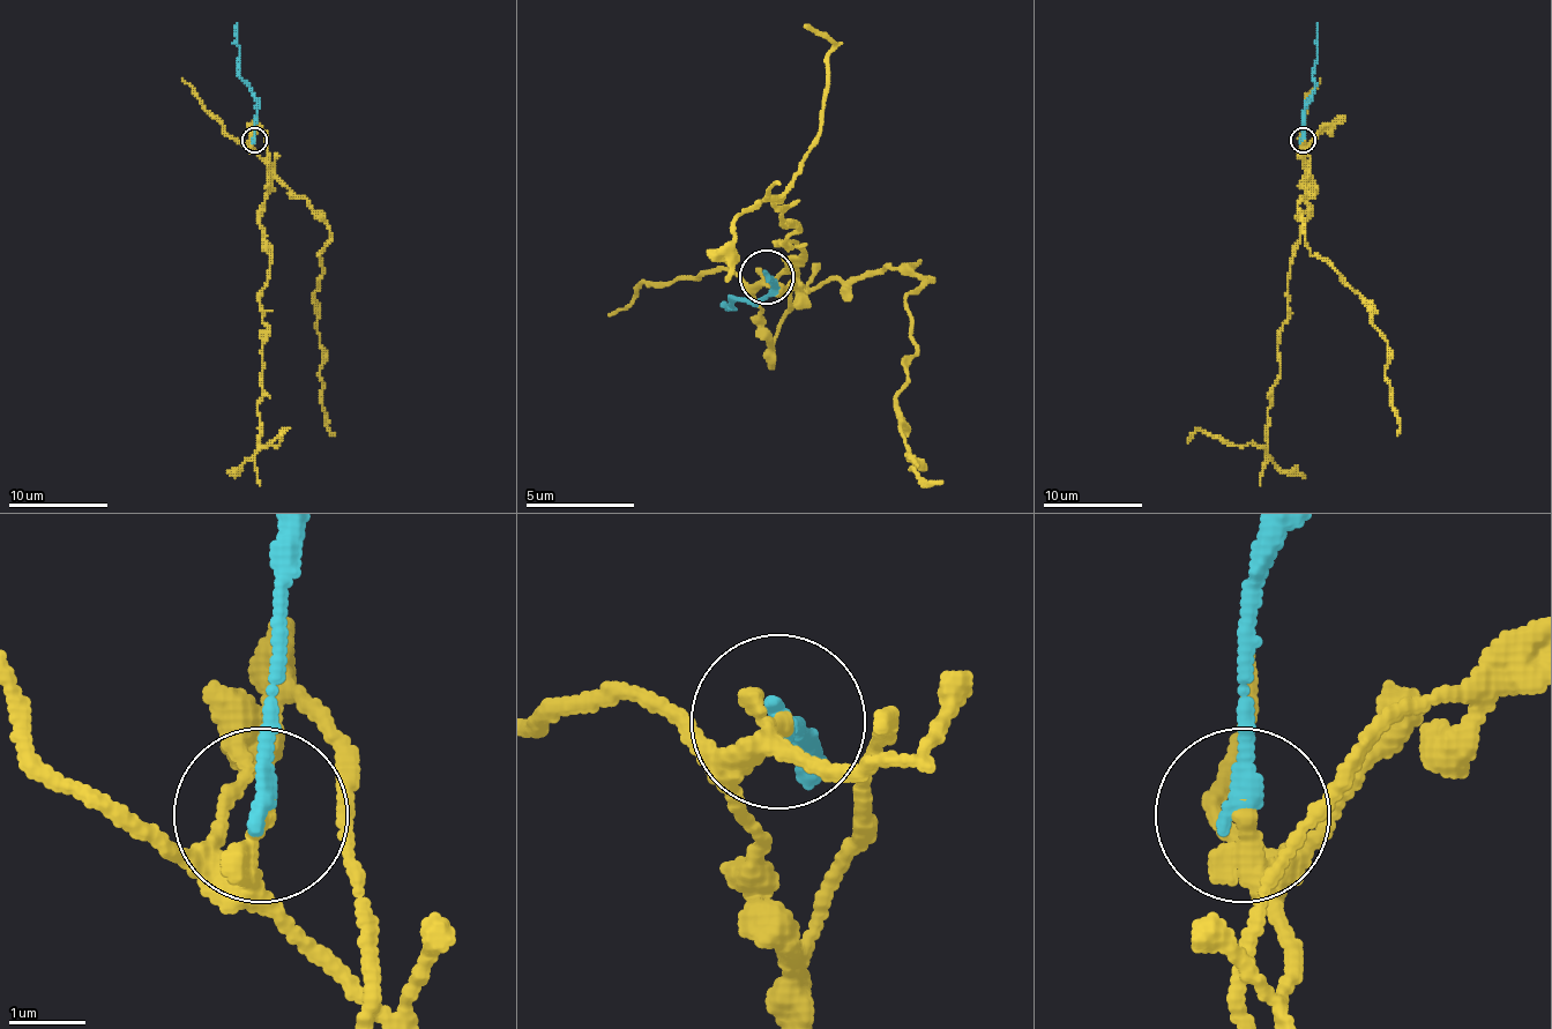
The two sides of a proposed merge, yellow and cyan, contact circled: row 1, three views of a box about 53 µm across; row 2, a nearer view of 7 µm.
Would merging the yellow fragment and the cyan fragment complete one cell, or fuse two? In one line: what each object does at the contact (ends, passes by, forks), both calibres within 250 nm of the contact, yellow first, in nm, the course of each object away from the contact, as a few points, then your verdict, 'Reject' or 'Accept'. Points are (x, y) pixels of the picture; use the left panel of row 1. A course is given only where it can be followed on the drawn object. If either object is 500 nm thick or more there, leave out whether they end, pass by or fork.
At the ring yellow ends. At the ring cyan ends. Thickness 300 nm (yellow) against 240 nm. Course of yellow: (254, 141), (267, 165), (260, 223), (269, 266), (260, 442), (280, 445), (284, 430), (271, 442). Course of cyan: (254, 141), (256, 98), (239, 75), (237, 23). Reject

